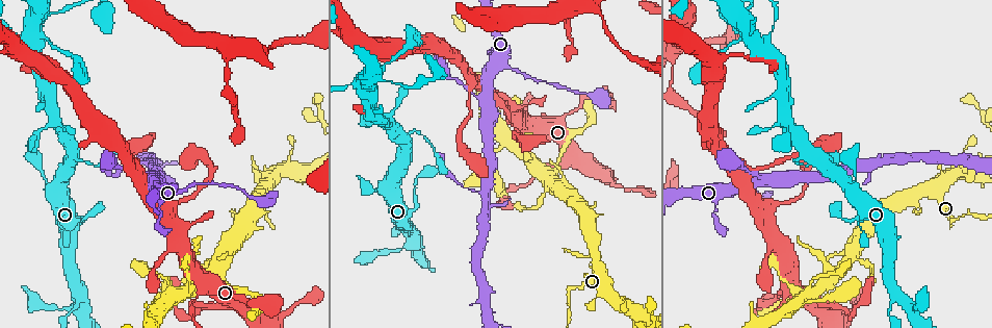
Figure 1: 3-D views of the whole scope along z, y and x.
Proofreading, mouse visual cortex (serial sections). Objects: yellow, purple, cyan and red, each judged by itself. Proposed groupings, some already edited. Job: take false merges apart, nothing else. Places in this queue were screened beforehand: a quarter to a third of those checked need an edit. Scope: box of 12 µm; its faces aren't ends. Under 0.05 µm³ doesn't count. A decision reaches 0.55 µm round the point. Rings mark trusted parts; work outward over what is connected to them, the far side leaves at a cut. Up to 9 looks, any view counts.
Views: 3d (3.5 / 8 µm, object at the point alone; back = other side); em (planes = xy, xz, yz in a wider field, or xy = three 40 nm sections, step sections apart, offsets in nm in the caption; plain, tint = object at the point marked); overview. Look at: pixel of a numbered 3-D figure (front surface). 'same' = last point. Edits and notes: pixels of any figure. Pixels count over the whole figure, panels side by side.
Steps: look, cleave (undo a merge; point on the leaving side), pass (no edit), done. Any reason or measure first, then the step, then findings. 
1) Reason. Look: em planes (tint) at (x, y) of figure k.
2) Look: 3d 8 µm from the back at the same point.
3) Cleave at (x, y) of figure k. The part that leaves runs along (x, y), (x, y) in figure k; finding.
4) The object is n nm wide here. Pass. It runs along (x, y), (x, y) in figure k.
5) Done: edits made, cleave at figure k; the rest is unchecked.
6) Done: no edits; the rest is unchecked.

Look: 3d 3.5 µm at (212, 259) of figure 1.

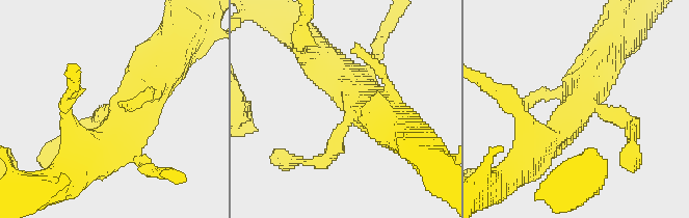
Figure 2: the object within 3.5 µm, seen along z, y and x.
3 arms meet here; the arms are 200, 450, 600 nm wide; need the tissue. Look: em xy step 5 (tint) at (113, 107) of figure 2.

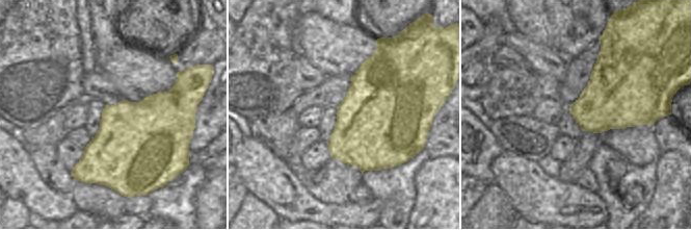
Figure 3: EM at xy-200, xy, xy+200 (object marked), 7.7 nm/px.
Another direction. Look: em xy step 3 (tint) at the same point.

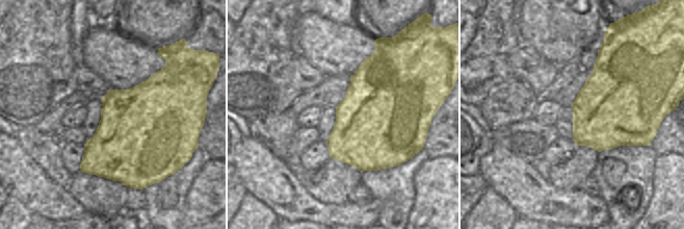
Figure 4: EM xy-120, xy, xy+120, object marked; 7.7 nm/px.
Pass. It runs along (153, 76), (76, 139) in figure 2; continuous, no second cell.

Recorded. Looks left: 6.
Narrows sharply. Look: 3d 8 µm at (150, 161) of figure 1.

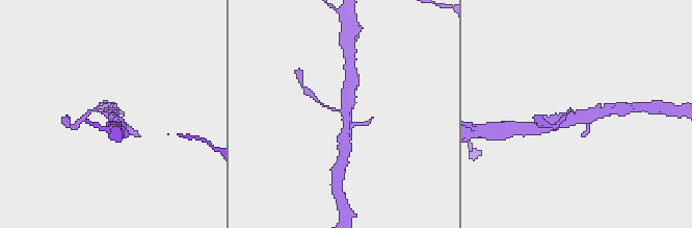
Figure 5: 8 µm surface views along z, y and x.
Look: 3d 3.5 µm at (577, 119) of figure 5.

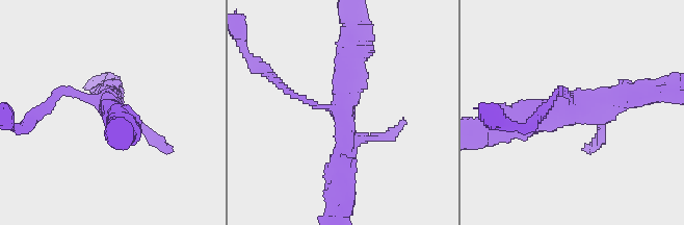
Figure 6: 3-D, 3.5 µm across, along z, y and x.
Look: em xy step 5 (tint) at (343, 108) of figure 6.

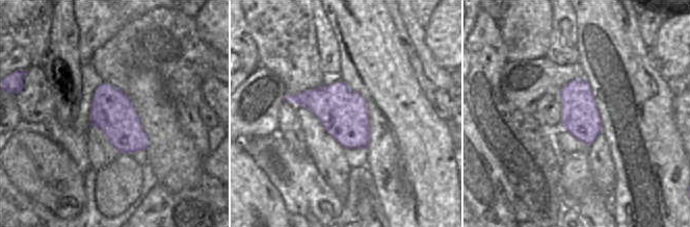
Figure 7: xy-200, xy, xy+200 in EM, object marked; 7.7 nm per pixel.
Pass. It runs along (510, 126), (537, 113), (638, 94) in figure 6; all the same cell.

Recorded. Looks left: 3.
Look: 3d 3.5 µm at (182, 191) of figure 1.

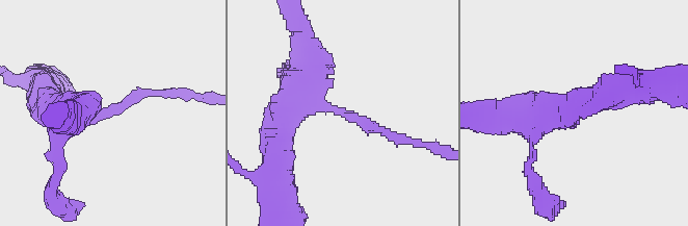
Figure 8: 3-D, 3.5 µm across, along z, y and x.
The arms are 150, 500 nm wide; need the tissue. Look: em xy step 3 (tint) at (343, 112) of figure 8.

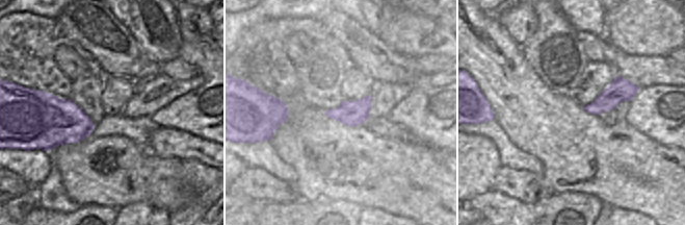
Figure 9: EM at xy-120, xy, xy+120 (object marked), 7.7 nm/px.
Pass. It runs along (308, 74), (298, 95), (400, 137) in figure 8; continuous, no second cell.

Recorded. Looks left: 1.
Done: no edits; the rest is unchecked.

